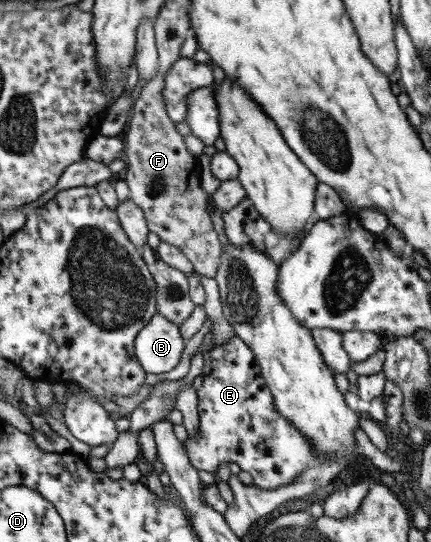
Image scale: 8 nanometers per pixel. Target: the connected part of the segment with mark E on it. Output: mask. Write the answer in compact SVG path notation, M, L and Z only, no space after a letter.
M238 335L231 340L228 344L222 344L220 346L214 346L205 353L205 367L203 370L204 382L202 387L197 391L199 394L199 409L200 409L200 426L197 435L188 434L187 442L184 442L184 448L188 451L188 457L192 462L192 465L198 469L198 471L207 471L211 474L216 473L216 470L220 468L220 464L236 463L241 471L248 472L254 478L254 485L258 488L264 488L264 490L276 490L280 486L288 486L288 484L294 484L297 478L302 476L302 473L306 468L312 468L321 462L320 455L316 451L316 447L310 443L309 438L305 434L301 433L284 415L276 408L275 398L273 397L270 387L267 385L267 380L261 370L261 366L257 361L254 351L248 343L243 341Z

